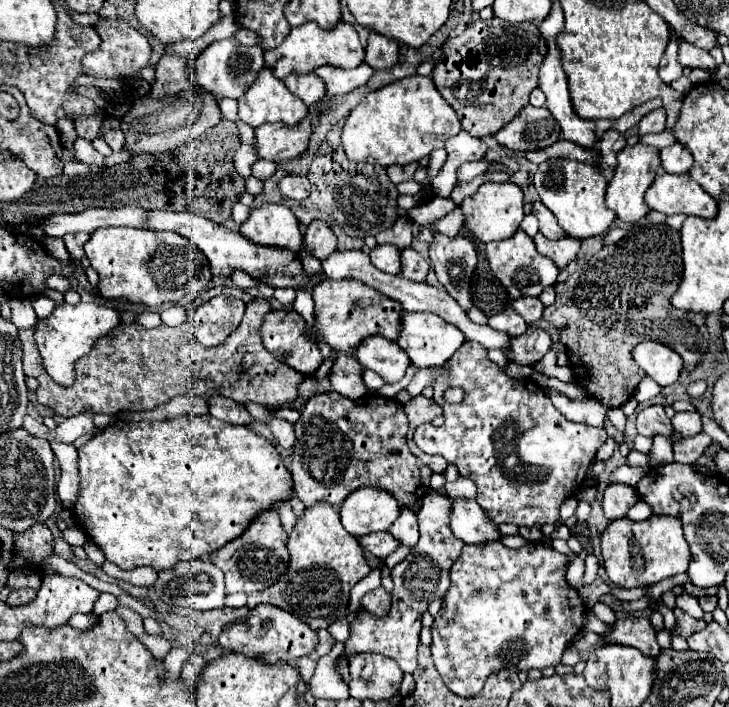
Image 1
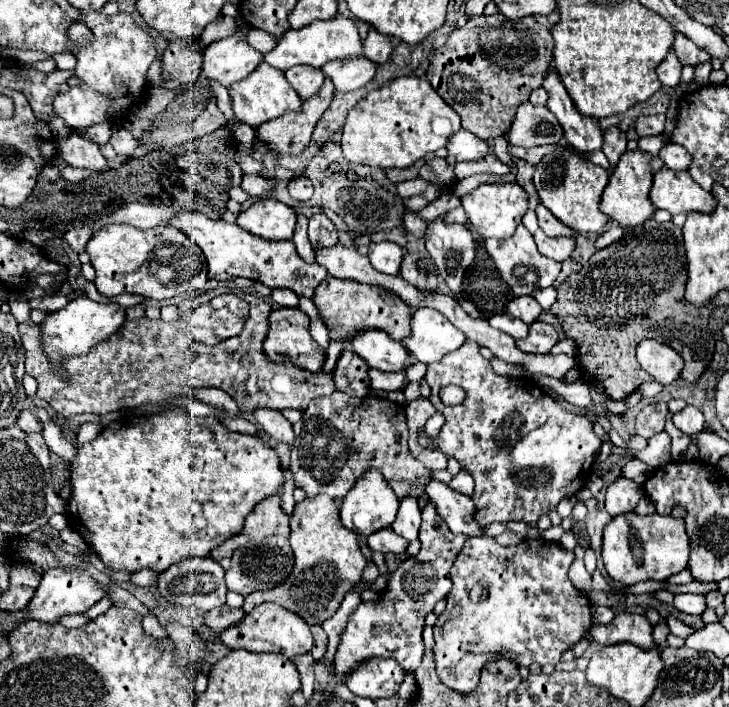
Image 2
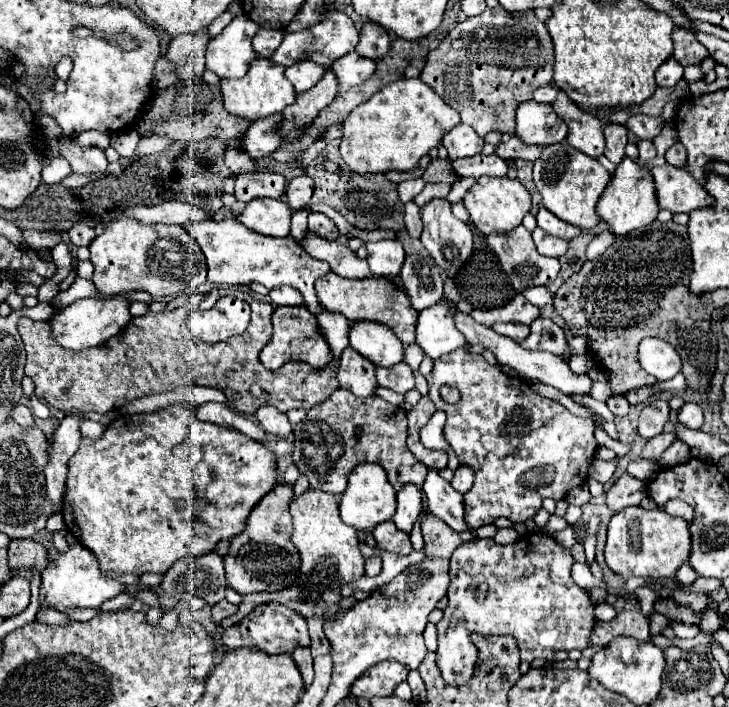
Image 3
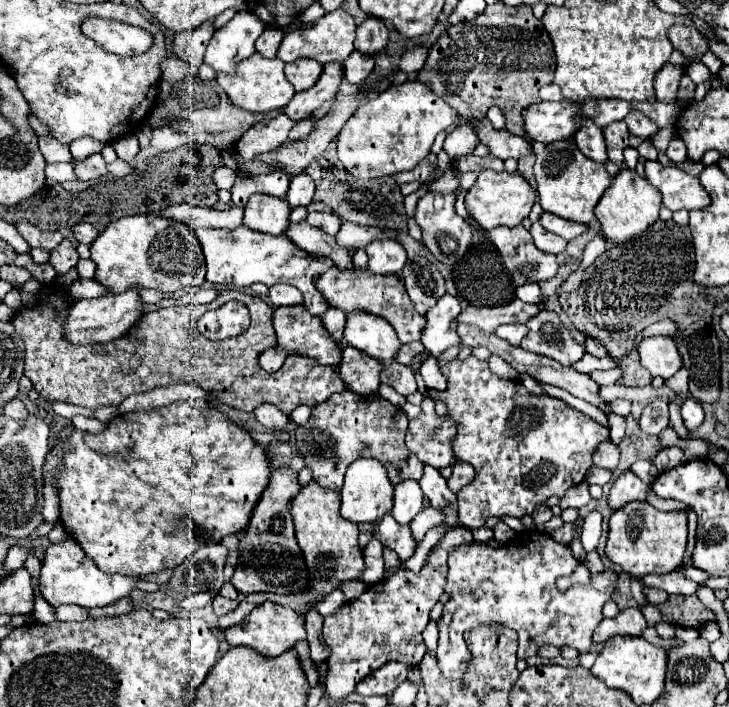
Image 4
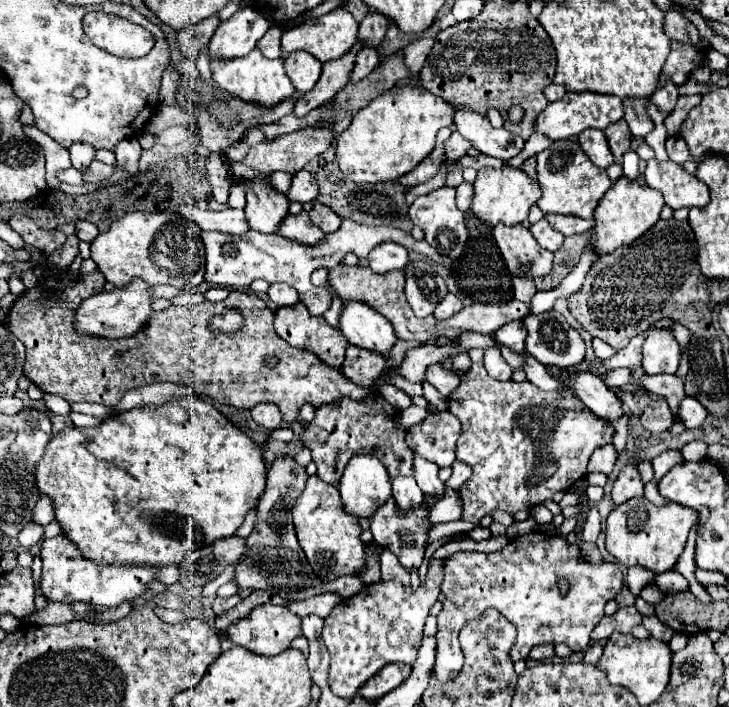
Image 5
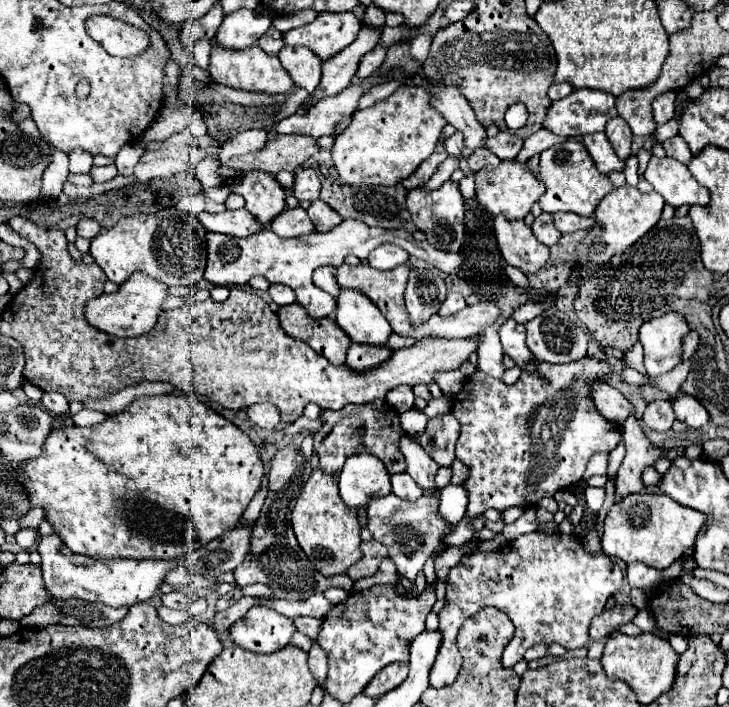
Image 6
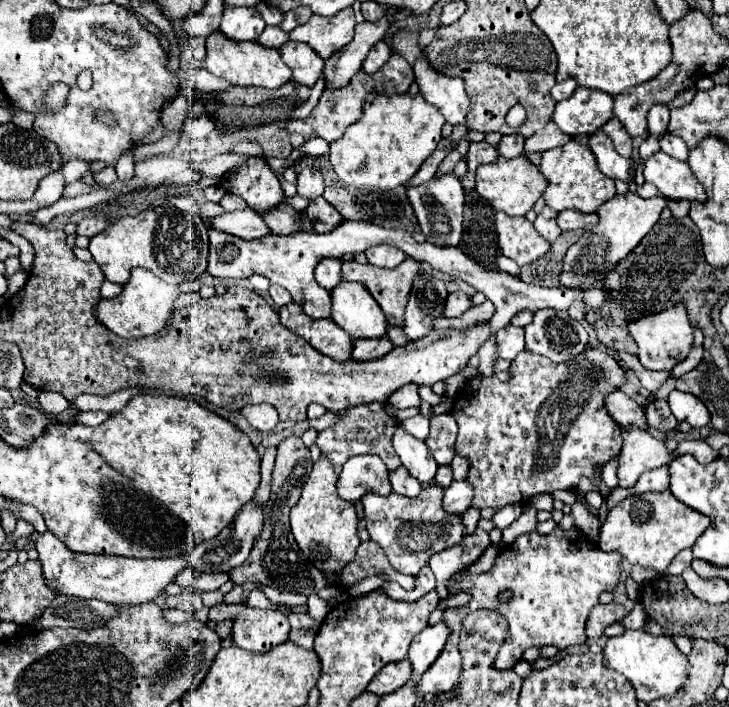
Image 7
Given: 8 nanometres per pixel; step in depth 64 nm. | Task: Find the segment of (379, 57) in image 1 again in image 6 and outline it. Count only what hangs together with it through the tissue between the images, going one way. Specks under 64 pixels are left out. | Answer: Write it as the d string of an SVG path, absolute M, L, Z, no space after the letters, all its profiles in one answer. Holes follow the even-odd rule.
M368 6L366 14L364 14L364 26L382 28L384 26L384 12L380 12L380 8L376 8L376 6Z

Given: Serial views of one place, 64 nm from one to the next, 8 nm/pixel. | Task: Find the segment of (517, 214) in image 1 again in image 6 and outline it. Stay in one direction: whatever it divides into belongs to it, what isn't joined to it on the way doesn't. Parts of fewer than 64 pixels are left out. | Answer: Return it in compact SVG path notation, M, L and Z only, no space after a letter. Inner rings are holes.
M502 162L496 168L482 168L476 172L476 200L490 216L506 216L506 220L524 220L532 204L544 194L544 184L518 162Z

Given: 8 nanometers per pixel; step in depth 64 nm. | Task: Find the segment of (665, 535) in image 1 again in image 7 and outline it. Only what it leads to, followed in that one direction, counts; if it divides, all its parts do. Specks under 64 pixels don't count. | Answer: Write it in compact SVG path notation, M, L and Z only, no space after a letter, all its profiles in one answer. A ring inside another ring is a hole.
M668 490L632 494L608 512L606 522L600 528L600 548L606 552L620 552L630 564L642 564L662 572L680 550L694 546L708 524L708 516L680 504Z

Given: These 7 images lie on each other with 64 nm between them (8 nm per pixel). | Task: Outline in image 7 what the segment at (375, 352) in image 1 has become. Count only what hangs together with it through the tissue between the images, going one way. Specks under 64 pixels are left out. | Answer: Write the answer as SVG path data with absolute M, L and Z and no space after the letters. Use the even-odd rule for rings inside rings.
M340 282L332 290L332 320L354 340L386 336L386 316L368 296L368 290L354 282Z

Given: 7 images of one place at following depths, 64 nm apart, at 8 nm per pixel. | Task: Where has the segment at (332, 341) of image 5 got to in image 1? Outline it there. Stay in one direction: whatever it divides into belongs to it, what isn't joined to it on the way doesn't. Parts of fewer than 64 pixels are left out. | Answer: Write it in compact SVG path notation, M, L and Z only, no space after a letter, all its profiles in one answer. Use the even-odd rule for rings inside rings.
M272 310L264 316L264 322L260 326L260 338L262 344L268 352L272 352L280 362L288 364L290 368L294 368L300 374L314 374L318 370L318 366L322 364L322 354L316 346L316 342L312 342L306 336L306 322L302 320L302 316L296 310Z

